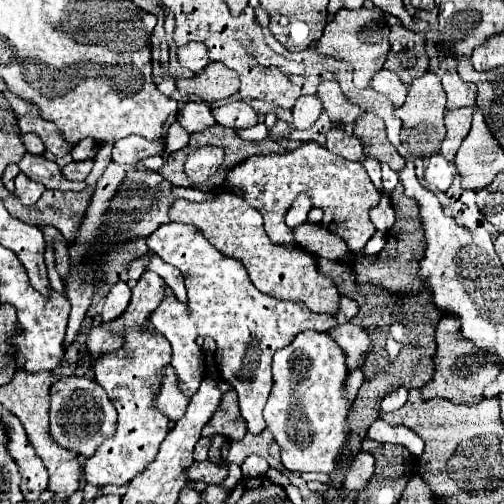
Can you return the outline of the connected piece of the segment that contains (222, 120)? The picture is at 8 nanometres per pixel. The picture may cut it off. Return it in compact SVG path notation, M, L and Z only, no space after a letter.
M234 101L212 109L214 119L224 127L252 127L258 123L258 115L244 101Z

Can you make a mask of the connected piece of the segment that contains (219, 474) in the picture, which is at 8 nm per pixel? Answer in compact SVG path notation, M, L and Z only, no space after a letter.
M194 461L194 465L188 467L188 473L184 473L188 477L188 481L204 481L204 483L220 483L226 475L228 469L226 465L214 465L210 461Z

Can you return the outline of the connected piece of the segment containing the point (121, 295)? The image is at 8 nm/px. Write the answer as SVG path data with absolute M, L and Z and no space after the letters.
M112 285L108 295L104 297L104 311L102 321L112 321L120 317L120 313L128 307L130 301L130 287L128 285Z

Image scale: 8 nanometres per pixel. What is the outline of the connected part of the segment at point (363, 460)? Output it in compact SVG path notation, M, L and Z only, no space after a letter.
M360 451L350 461L350 467L348 467L346 479L344 479L344 489L360 491L366 487L366 483L370 481L372 475L374 475L374 457L366 451Z

